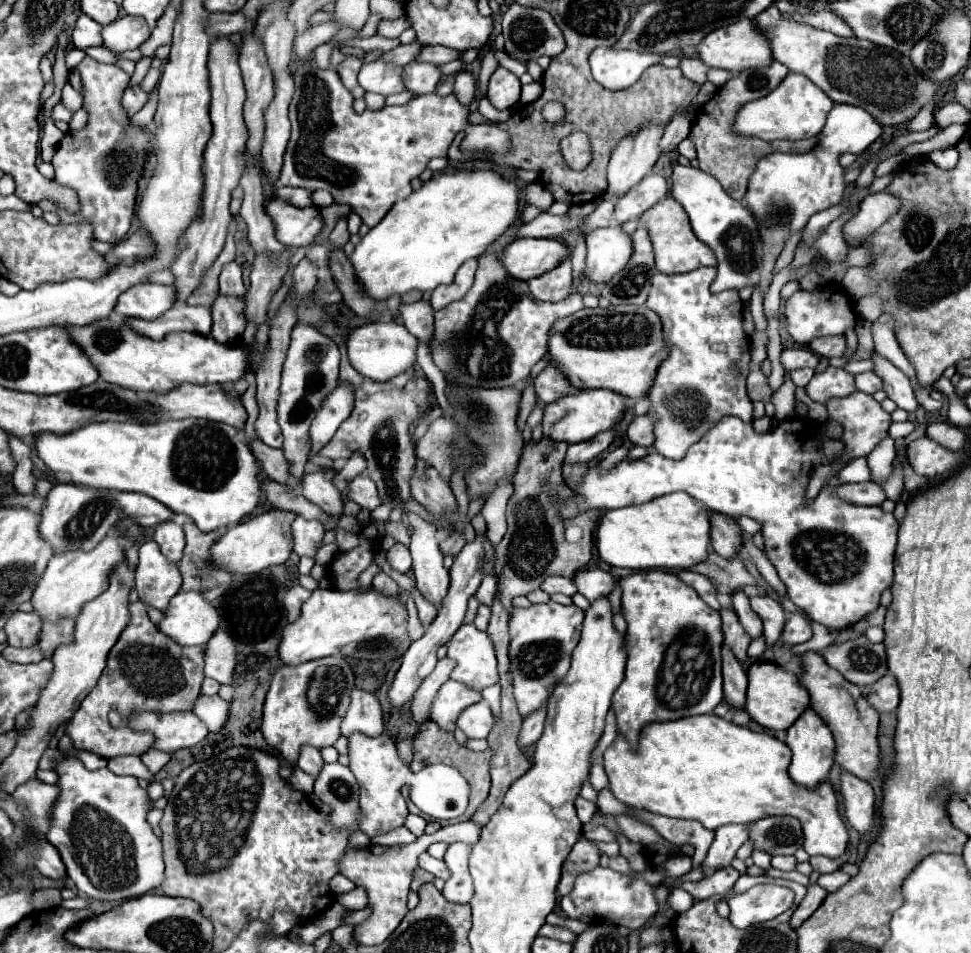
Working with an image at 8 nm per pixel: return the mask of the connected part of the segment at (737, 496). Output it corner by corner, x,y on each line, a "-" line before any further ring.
722,418
706,438
690,446
684,460
670,460
660,454
650,454
650,462
640,460
622,460
606,474
600,474
600,466
592,466
576,484
566,484
572,492
570,496
560,496
550,492
550,500
556,504
562,520
570,520
588,510
614,510
630,504
642,504
646,500
670,494
686,492
694,500
702,502
708,510
726,514
730,518
748,516
762,524
762,536
766,542
766,556
776,566
780,580
786,584
788,598
804,610
814,622
842,630
854,626
858,620
868,616
880,606
880,594
892,584
892,560
896,548
898,522
894,514
886,514
880,506
854,506
834,498
820,490
814,504
804,504
804,492
810,480
810,472
820,464
818,440
824,442
820,426
810,420
788,420
780,422
774,430
766,434
754,432
752,424
742,422
740,418

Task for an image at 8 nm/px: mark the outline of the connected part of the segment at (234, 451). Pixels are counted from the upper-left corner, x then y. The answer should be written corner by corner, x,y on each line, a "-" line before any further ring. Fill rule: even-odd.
184,418
184,420
164,420
164,422
152,422
152,424
142,424
136,420
126,420
126,422
92,422
86,424
82,428
76,428
72,432
66,434
54,434
54,432
40,432
38,436
32,438
32,444
36,448
38,458
58,476
64,474
64,478
72,484
84,484
84,486
94,486
94,488
110,488
110,490
118,490
118,492
140,492
146,494
158,502
162,502
164,506
168,506
172,512
176,514
186,514
190,516
196,526
202,532
210,532
210,530
218,530
224,526
232,526
236,522
240,522
244,516
252,514
254,508
258,506
260,500
260,486
258,486
258,464
254,454
250,452
250,448
244,444
240,430
236,430
234,426
222,424
222,422
212,422
212,420
198,420
198,418

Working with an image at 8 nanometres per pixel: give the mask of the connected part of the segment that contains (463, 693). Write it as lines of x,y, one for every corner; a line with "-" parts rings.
448,680
442,684
440,692
436,694
432,708
430,708
430,720
438,724
440,730
444,732
454,732
456,730
456,716
470,704
480,702
480,698
474,698
474,692
466,688
460,682

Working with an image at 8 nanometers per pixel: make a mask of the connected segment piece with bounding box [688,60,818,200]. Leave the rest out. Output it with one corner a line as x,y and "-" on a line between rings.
772,62
770,66
764,68
752,68
752,70
742,70
738,74
734,74
724,86
720,86
716,90
716,94
712,96
710,102
706,102
694,124
692,130
688,134
688,140
696,146
698,152
698,168
710,176
714,176
722,188
734,198
734,200
742,200
746,190
748,190
748,182
750,176
756,170
756,164
760,162
760,158
764,158
766,154
772,152
792,152
792,154
804,154
810,152
814,148
814,144
818,142
818,138
806,138
806,140
798,140
798,142
762,142
760,138
738,138
738,134
734,134
730,130
730,122
734,120
734,114
738,110
738,106
762,98
768,92
772,92
784,78
786,78
788,70
784,64
780,62

